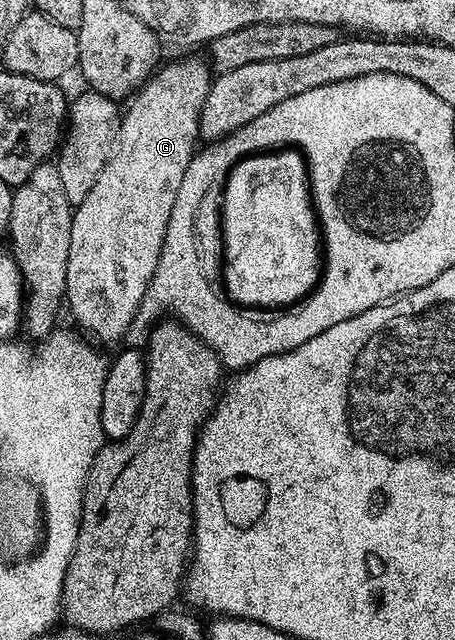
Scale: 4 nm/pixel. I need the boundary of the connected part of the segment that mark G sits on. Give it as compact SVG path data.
M186 58L171 66L163 65L129 99L130 107L127 110L125 107L122 114L118 143L108 164L104 164L100 176L96 176L96 184L92 184L88 196L73 207L64 302L68 310L70 306L70 314L79 326L77 329L91 343L118 342L126 333L131 333L140 300L144 300L144 292L156 272L156 264L164 248L164 236L168 232L168 216L172 216L172 204L176 204L184 172L188 172L188 164L200 146L200 112L212 81L211 67L203 62Z

